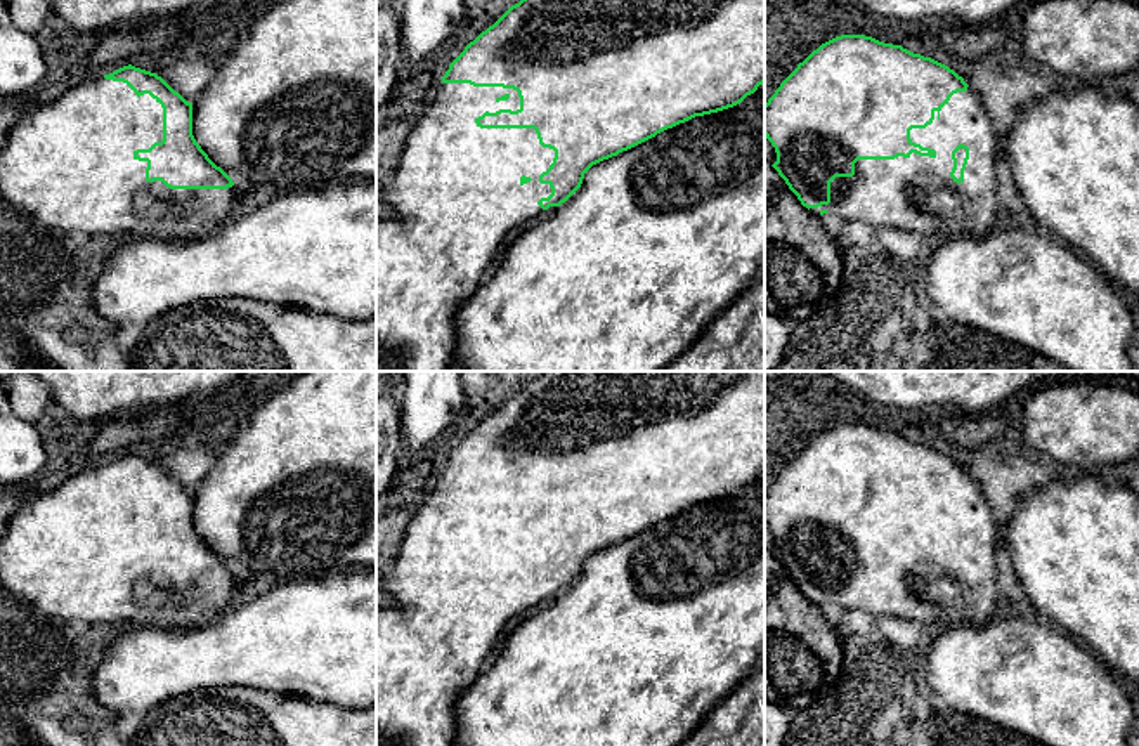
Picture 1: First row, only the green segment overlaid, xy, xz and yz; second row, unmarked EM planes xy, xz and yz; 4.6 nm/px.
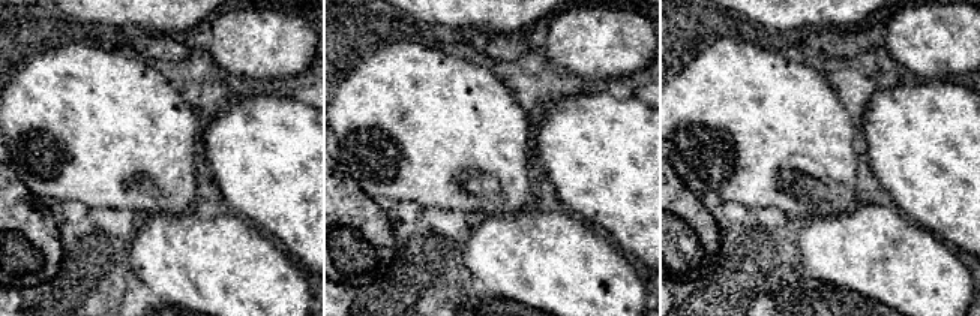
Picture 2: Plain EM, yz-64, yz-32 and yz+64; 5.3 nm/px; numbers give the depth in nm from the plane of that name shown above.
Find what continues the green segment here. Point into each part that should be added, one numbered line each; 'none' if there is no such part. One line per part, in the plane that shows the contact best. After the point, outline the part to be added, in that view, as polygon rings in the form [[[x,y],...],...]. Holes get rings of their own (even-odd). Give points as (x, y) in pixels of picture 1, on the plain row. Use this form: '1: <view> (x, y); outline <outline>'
1: xz (455, 582); outline [[[442,472],[437,484],[418,500],[392,569],[380,573],[378,586],[394,604],[376,607],[376,746],[452,746],[459,694],[492,658],[508,621],[534,609],[543,600],[537,590],[551,583],[550,573],[541,573],[539,564],[553,552],[555,540],[539,533],[534,517],[480,517],[475,512],[485,500],[499,498],[520,498],[518,481]]]

